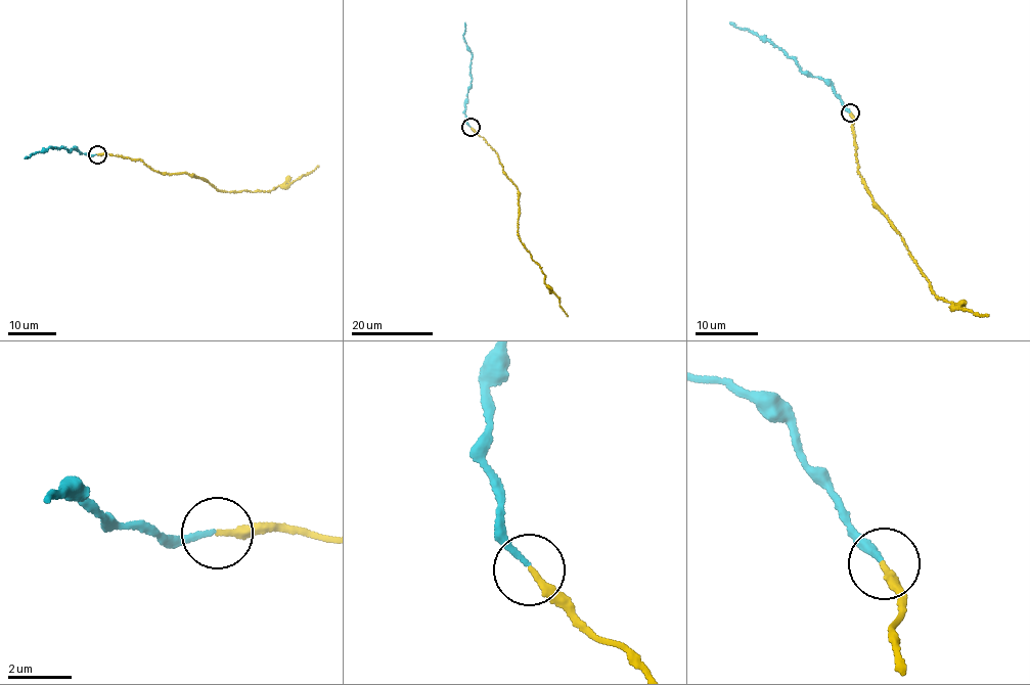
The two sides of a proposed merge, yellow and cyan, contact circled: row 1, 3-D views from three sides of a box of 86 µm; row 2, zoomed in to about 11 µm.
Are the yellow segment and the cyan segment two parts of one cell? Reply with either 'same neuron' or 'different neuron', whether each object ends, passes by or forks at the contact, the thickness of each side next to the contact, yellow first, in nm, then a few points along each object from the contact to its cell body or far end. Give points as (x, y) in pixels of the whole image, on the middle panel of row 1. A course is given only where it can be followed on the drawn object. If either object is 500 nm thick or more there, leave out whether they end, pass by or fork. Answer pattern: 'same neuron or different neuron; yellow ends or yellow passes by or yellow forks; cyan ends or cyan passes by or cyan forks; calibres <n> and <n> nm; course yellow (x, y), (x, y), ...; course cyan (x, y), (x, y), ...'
different neuron; yellow ends; cyan ends; calibres 240 and 180 nm; course yellow (471, 127), (494, 149), (504, 171), (516, 186), (517, 231), (521, 241), (568, 316); course cyan (471, 127), (465, 105), (472, 80), (471, 50), (464, 39), (464, 23)

